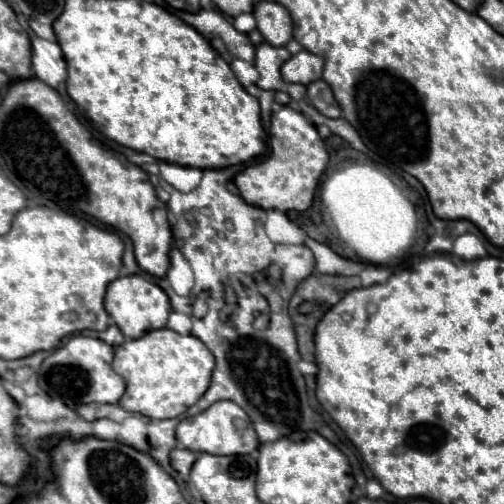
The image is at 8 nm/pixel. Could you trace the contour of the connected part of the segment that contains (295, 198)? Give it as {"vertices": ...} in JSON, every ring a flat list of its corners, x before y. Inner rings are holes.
{"vertices":[[281,107,271,117,269,147,271,153,265,161,257,163,255,169,245,169,235,177,235,185,241,197,249,205,261,209,307,211,313,203,319,177,323,175,329,163,325,143,319,137,315,125,301,111,295,111,291,107]]}

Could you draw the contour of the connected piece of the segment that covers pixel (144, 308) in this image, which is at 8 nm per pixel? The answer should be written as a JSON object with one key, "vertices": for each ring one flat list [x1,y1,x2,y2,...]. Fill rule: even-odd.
{"vertices":[[127,275,127,277,119,277,113,283,109,283,107,295,105,295,105,309,115,319,117,327,121,329,125,337,139,339,147,335,149,331,163,329,167,325,171,303,165,291,157,283,145,279,143,275]]}

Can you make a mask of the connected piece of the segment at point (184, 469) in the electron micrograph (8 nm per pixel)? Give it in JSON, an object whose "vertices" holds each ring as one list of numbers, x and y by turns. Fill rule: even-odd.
{"vertices":[[173,449,171,451,171,465,175,471,179,471,183,475,183,479,189,477,189,471,191,471,195,459,197,459,197,455,189,449]]}

